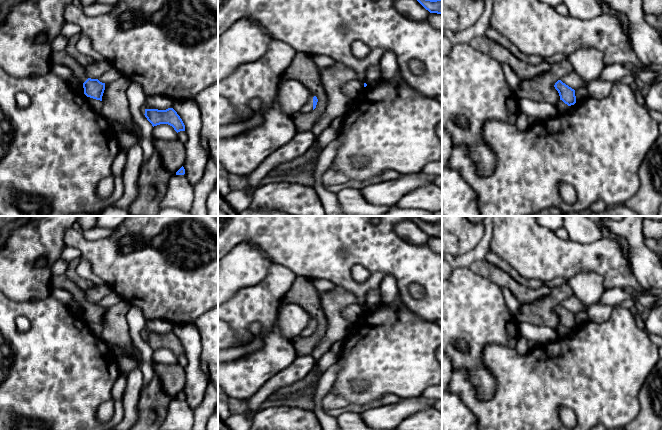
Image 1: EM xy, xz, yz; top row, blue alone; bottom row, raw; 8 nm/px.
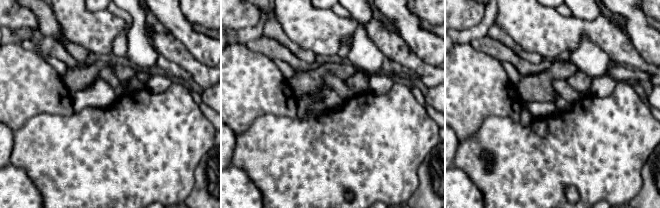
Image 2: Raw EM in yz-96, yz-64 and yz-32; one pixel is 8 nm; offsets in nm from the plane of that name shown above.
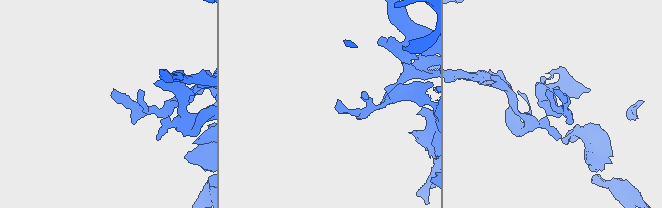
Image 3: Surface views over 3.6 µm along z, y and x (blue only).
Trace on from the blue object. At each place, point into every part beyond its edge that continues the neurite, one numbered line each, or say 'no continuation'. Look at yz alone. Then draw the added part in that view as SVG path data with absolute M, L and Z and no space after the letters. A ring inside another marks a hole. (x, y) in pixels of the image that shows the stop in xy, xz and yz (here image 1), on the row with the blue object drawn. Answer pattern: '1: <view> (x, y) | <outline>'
no continuation

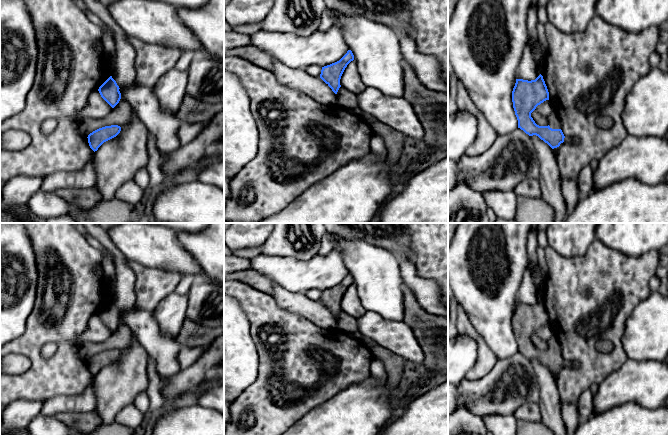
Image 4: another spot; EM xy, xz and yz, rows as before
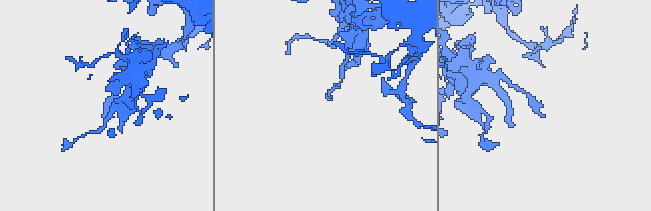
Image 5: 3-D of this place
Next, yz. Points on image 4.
1: yz (554, 122) | M552 115L549 118L549 126L552 129L561 129L561 122L556 115Z

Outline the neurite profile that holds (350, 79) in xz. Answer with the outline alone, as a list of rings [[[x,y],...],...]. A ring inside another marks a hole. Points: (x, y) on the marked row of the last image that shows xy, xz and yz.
[[[355,60],[351,61],[345,68],[340,79],[340,85],[356,95],[366,88],[361,80]]]

